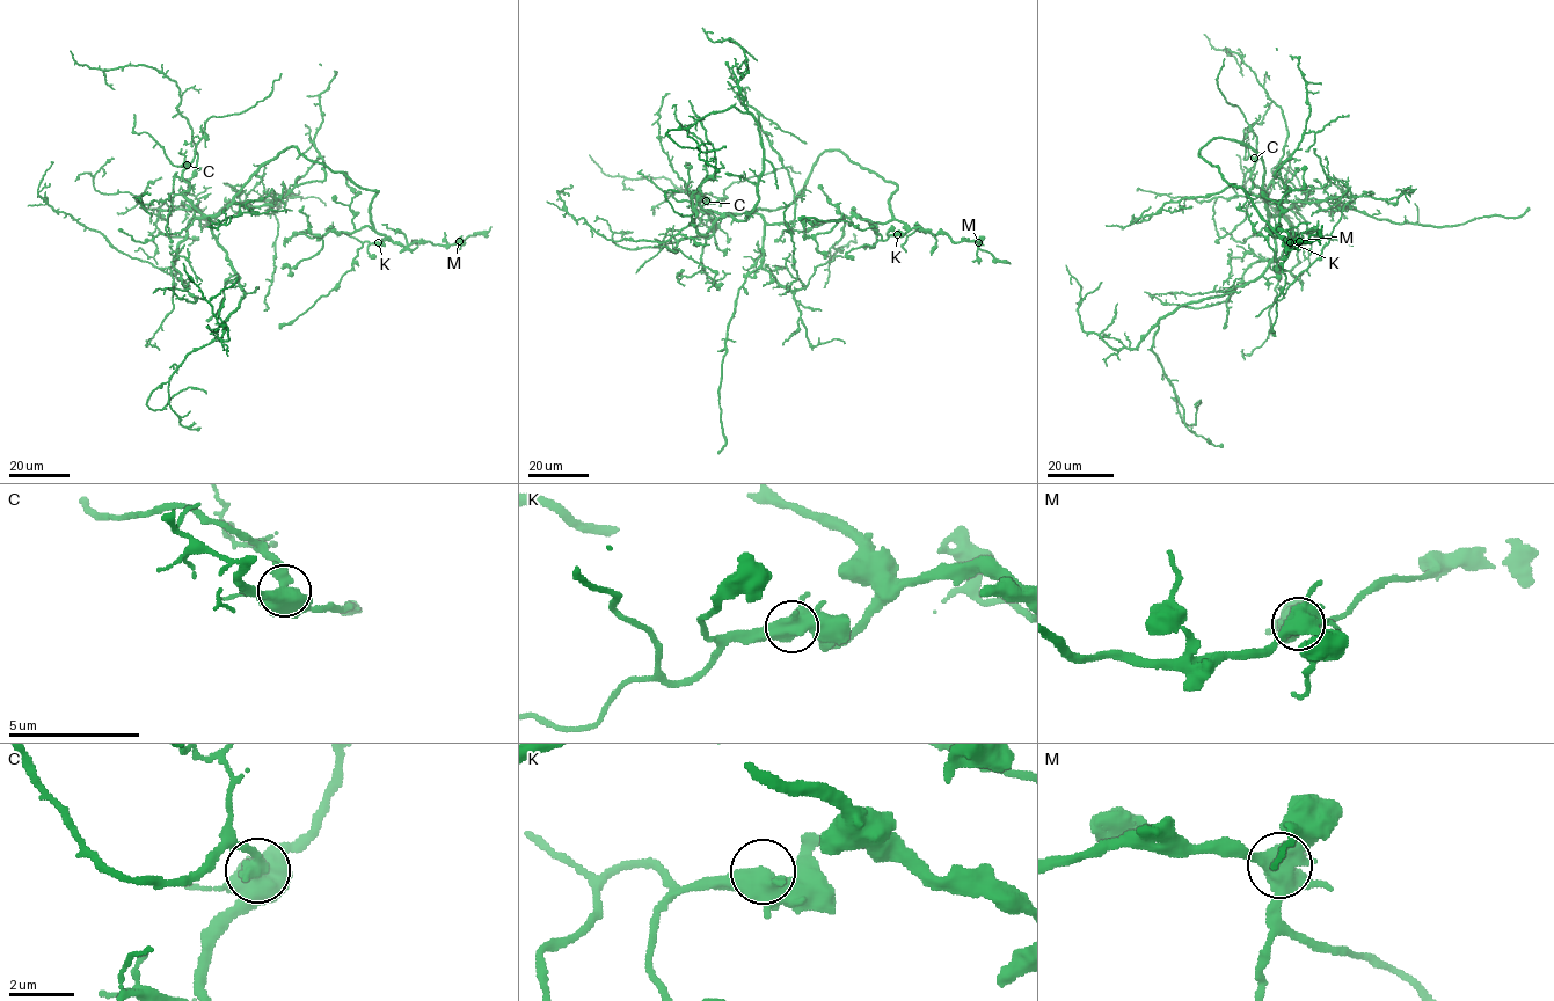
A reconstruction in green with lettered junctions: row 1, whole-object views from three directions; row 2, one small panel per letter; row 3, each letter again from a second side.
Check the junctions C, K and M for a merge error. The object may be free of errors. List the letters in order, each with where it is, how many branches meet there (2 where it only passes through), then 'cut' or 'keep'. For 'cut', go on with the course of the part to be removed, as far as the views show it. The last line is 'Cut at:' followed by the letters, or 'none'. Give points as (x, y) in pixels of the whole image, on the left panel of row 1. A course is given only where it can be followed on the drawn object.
C: at (187, 165); 5 branches meet; keep
K: at (378, 242); 5 branches meet; keep
M: at (459, 241); 5 branches meet; keep
Cut at: none

